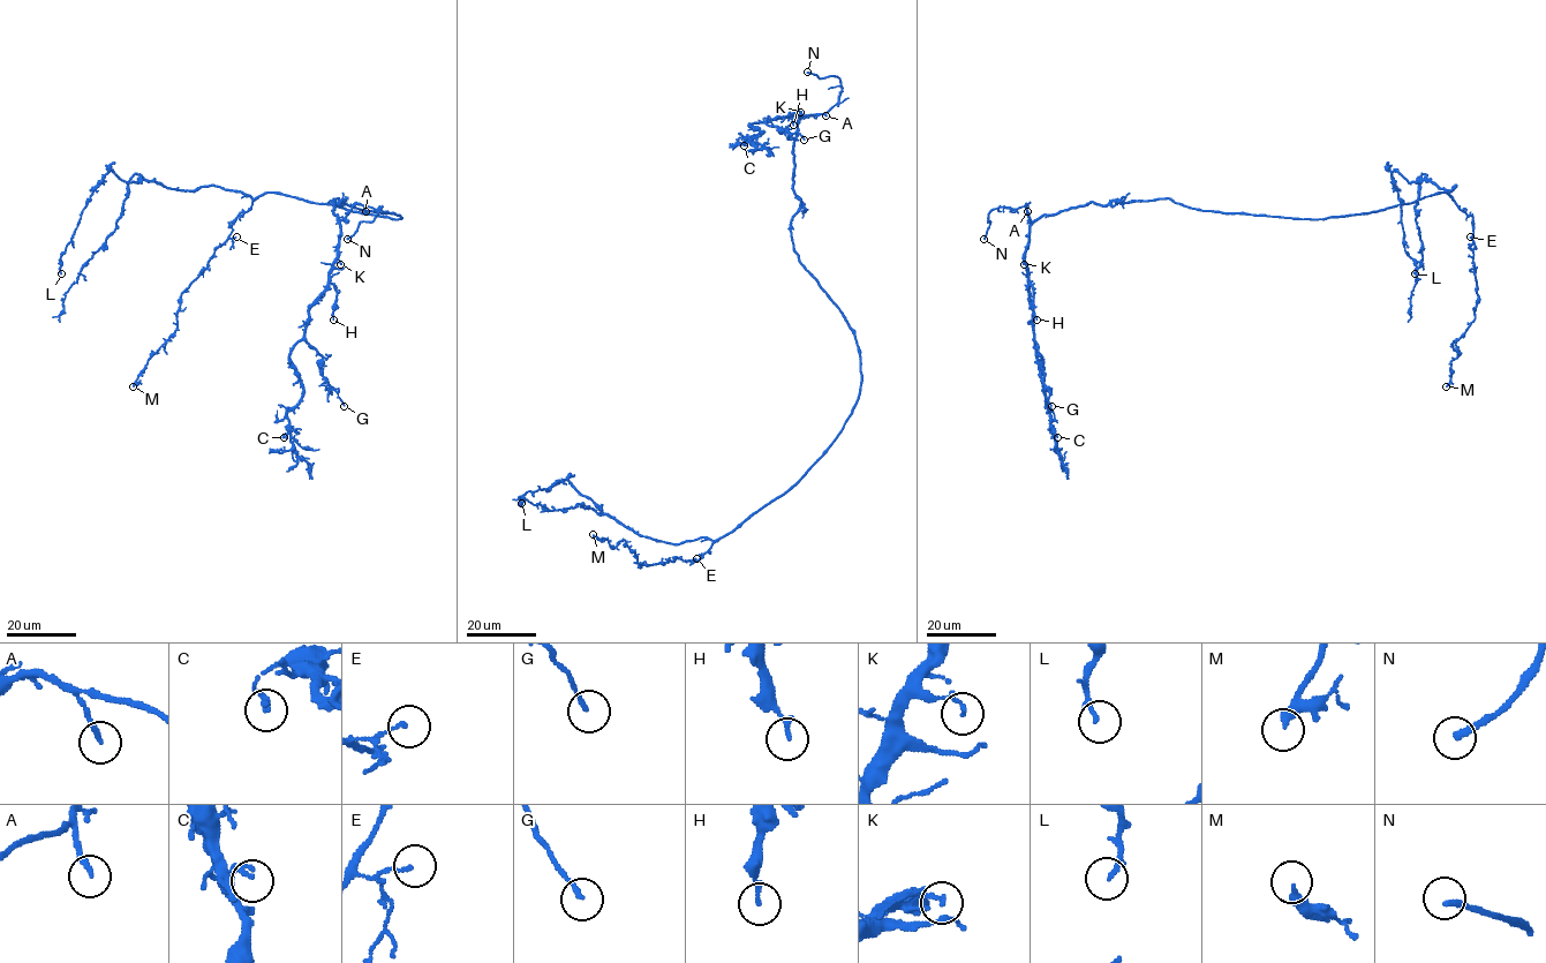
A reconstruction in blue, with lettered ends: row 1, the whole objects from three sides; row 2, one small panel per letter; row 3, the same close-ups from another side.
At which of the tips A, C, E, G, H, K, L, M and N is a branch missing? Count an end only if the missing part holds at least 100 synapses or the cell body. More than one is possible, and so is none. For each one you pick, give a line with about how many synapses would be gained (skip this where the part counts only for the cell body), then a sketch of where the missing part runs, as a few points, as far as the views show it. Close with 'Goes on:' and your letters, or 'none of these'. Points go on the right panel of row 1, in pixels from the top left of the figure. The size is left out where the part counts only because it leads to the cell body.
N: (983, 239), (986, 240), (981, 227), (992, 216), (992, 222)
Goes on: N

